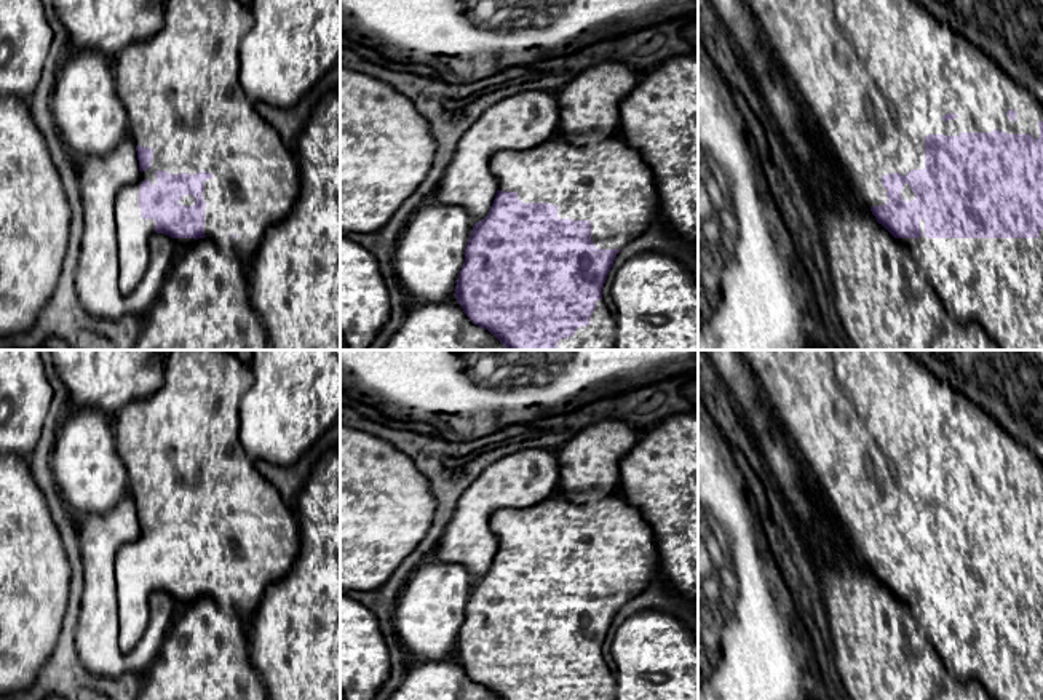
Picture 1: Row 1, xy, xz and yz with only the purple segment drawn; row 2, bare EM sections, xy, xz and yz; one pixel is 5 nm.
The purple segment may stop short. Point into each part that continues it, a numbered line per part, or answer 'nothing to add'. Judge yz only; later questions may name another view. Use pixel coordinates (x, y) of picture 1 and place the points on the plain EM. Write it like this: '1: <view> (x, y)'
1: yz (877, 430)

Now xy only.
1: xy (181, 446)

